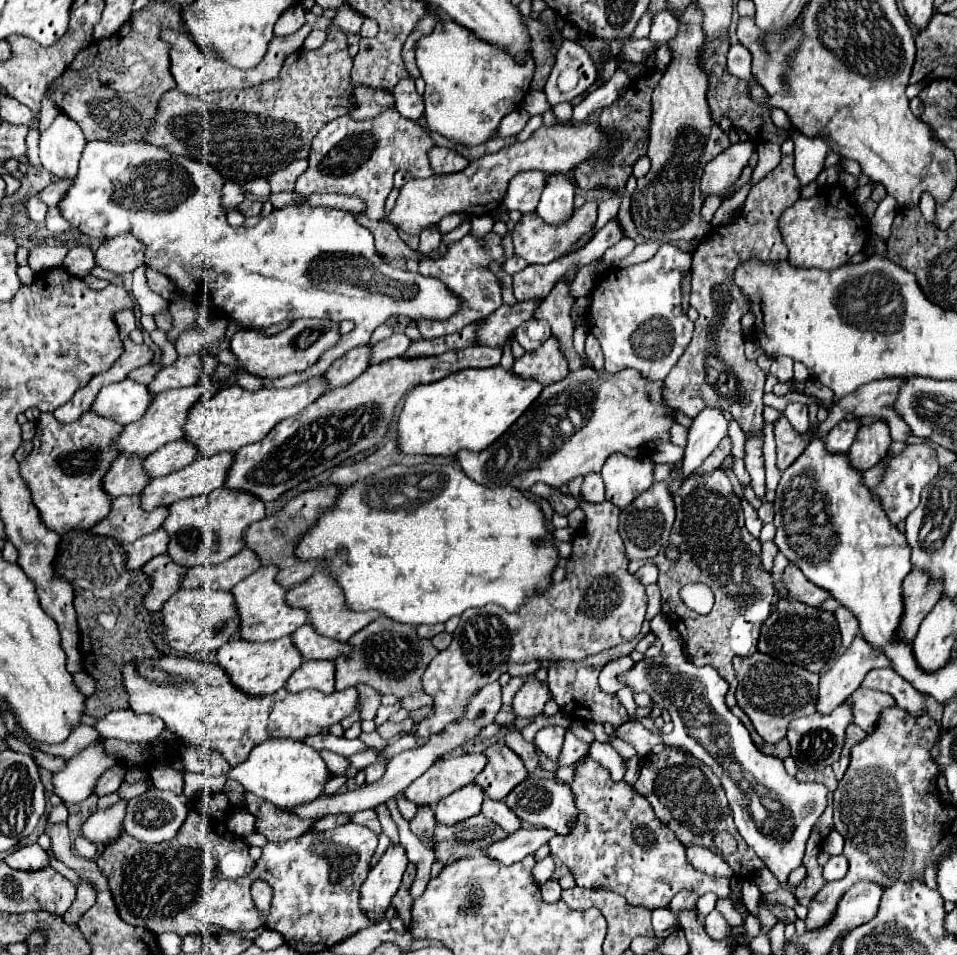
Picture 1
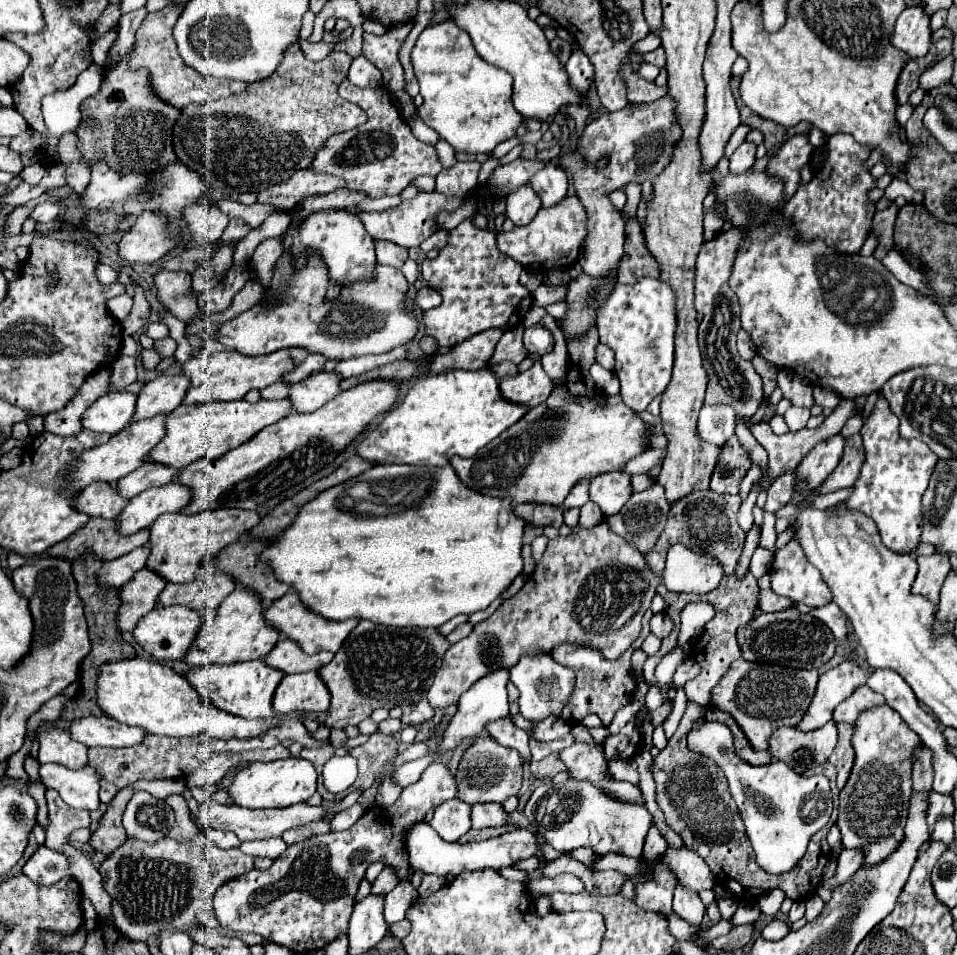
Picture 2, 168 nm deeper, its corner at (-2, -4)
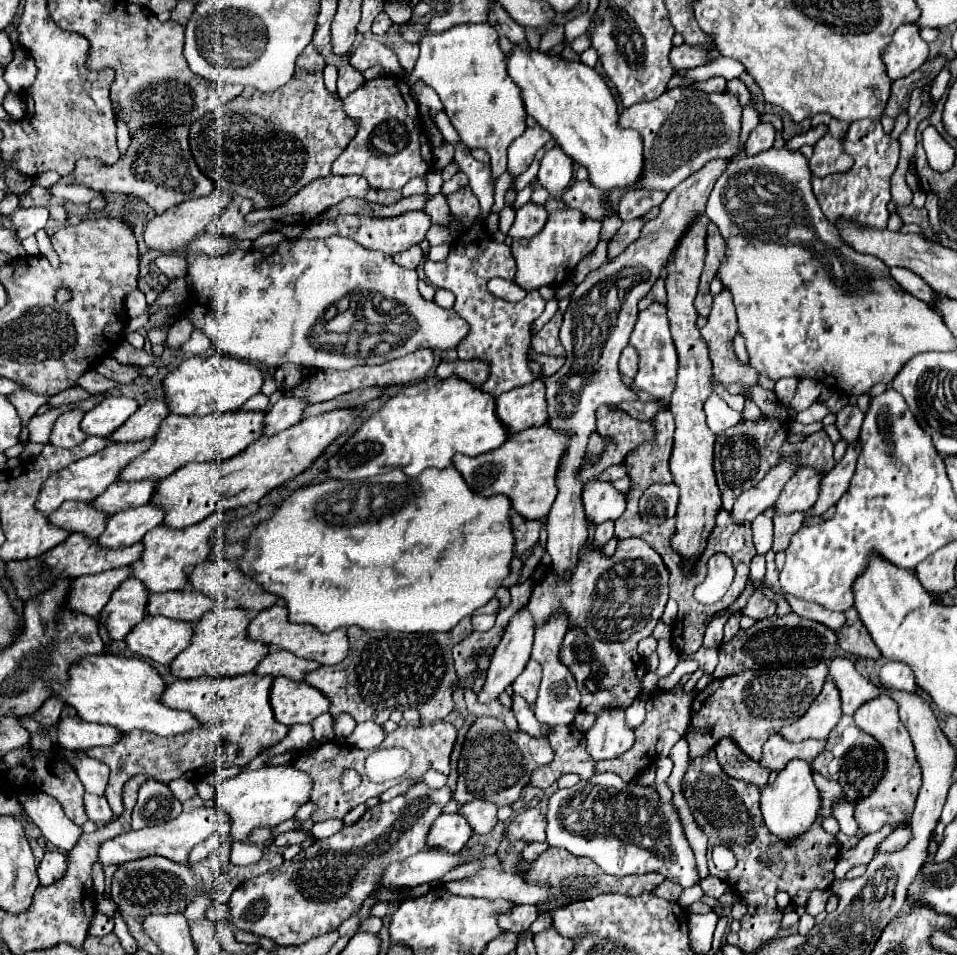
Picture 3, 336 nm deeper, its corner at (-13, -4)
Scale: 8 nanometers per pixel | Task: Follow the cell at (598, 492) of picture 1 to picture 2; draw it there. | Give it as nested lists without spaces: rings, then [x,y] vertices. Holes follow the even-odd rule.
[[[587,502],[587,504],[583,504],[583,506],[581,506],[579,526],[581,526],[581,528],[593,528],[593,526],[601,524],[601,522],[603,522],[603,518],[605,518],[605,516],[601,514],[599,506],[597,506],[597,504],[593,504],[593,502]]]

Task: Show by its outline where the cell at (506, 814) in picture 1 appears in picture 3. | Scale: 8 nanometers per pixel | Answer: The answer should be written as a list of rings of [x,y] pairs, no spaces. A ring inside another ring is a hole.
[[[484,800],[468,802],[460,808],[460,814],[466,816],[466,820],[470,822],[470,826],[476,834],[492,832],[492,828],[498,824],[496,812],[498,812],[498,808],[490,802],[484,802]]]

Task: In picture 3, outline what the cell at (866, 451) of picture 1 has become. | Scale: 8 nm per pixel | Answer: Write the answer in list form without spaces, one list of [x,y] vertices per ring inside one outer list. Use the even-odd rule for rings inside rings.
[[[860,440],[848,444],[844,458],[824,476],[820,484],[820,496],[812,508],[814,516],[822,516],[830,506],[834,506],[850,488],[852,474],[856,472],[856,458],[860,456]]]

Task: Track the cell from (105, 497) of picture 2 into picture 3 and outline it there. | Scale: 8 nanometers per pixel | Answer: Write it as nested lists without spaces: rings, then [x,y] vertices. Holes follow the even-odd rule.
[[[64,502],[64,506],[60,506],[48,516],[52,524],[70,532],[82,532],[88,538],[98,538],[104,532],[108,518],[108,514],[92,510],[90,502]]]

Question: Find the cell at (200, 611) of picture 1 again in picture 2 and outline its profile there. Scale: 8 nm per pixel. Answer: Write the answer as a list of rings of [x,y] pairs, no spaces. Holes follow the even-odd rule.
[[[155,606],[149,614],[145,614],[137,622],[133,630],[133,638],[155,660],[169,662],[169,660],[183,658],[183,652],[189,648],[189,640],[197,636],[199,626],[201,626],[201,614],[197,614],[195,610],[189,610],[187,606],[167,606],[167,608]]]

